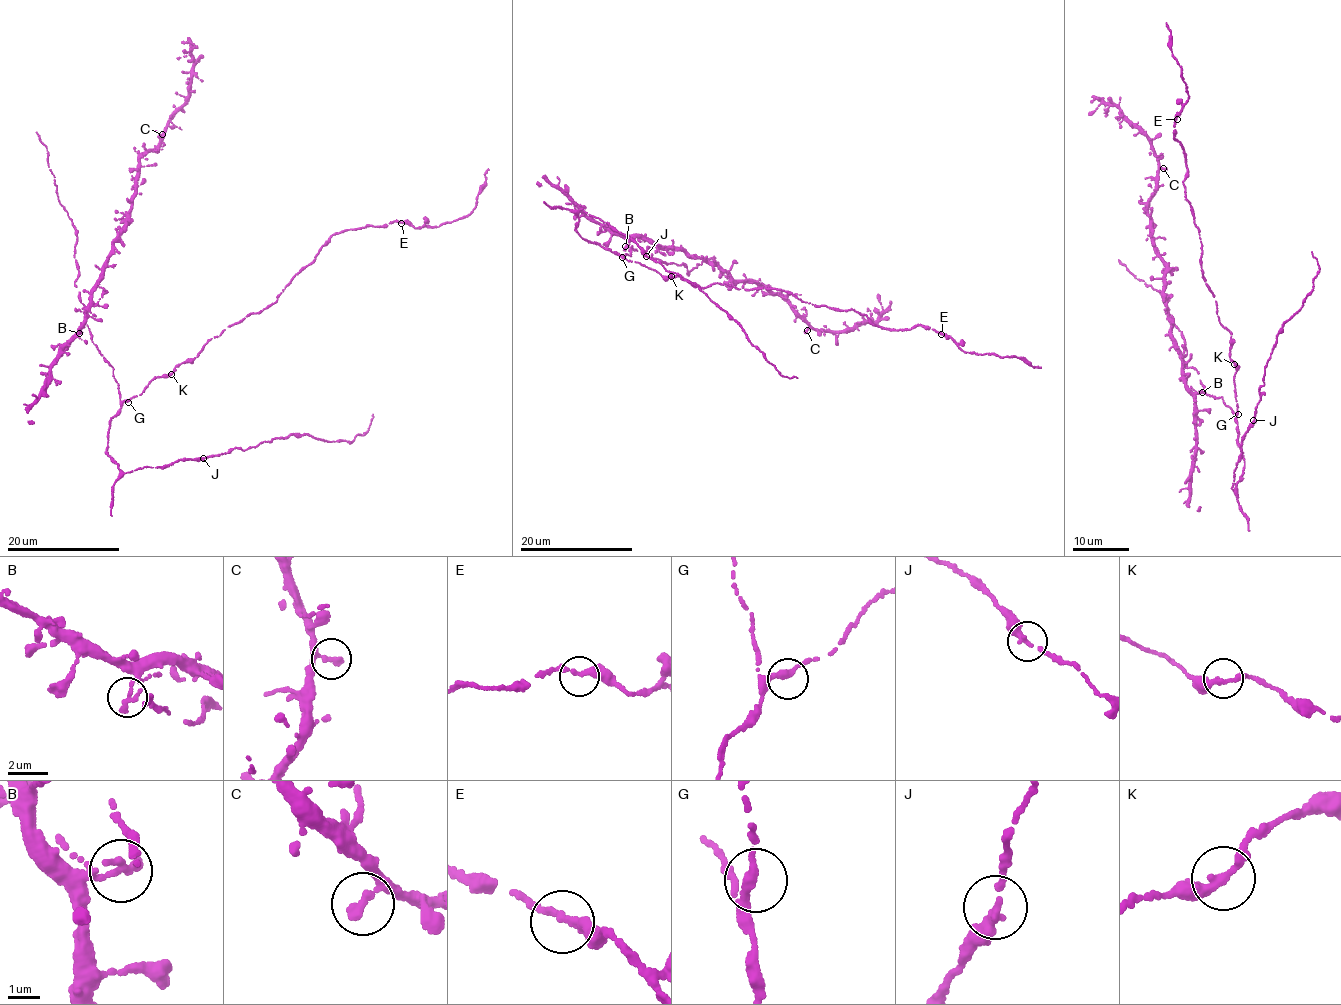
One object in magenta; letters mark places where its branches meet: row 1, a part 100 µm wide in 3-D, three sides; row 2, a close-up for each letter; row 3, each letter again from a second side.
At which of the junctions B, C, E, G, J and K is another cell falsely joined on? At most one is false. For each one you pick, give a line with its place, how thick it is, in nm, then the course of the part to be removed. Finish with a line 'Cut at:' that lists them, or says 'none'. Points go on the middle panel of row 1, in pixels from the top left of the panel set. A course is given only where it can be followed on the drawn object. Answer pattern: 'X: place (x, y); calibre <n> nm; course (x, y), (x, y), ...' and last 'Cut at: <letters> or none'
Cut at: none

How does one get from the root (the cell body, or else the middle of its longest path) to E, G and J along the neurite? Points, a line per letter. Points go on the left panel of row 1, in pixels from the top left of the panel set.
E: (140, 395), (151, 380), (197, 357), (227, 326), (277, 300), (331, 236), (353, 228), (401, 223)
G: (140, 395), (128, 402)
J: (140, 395), (124, 401), (120, 412), (110, 419), (107, 454), (118, 468), (125, 473), (202, 458)

